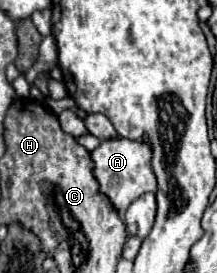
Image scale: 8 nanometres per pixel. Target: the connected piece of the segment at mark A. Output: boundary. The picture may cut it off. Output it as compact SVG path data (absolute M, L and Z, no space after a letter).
M113 139L113 141L103 141L93 153L95 161L95 175L101 185L101 193L105 193L115 209L123 215L127 207L141 197L147 191L157 191L157 179L153 179L153 169L149 167L151 151L147 143L133 143L131 139Z

